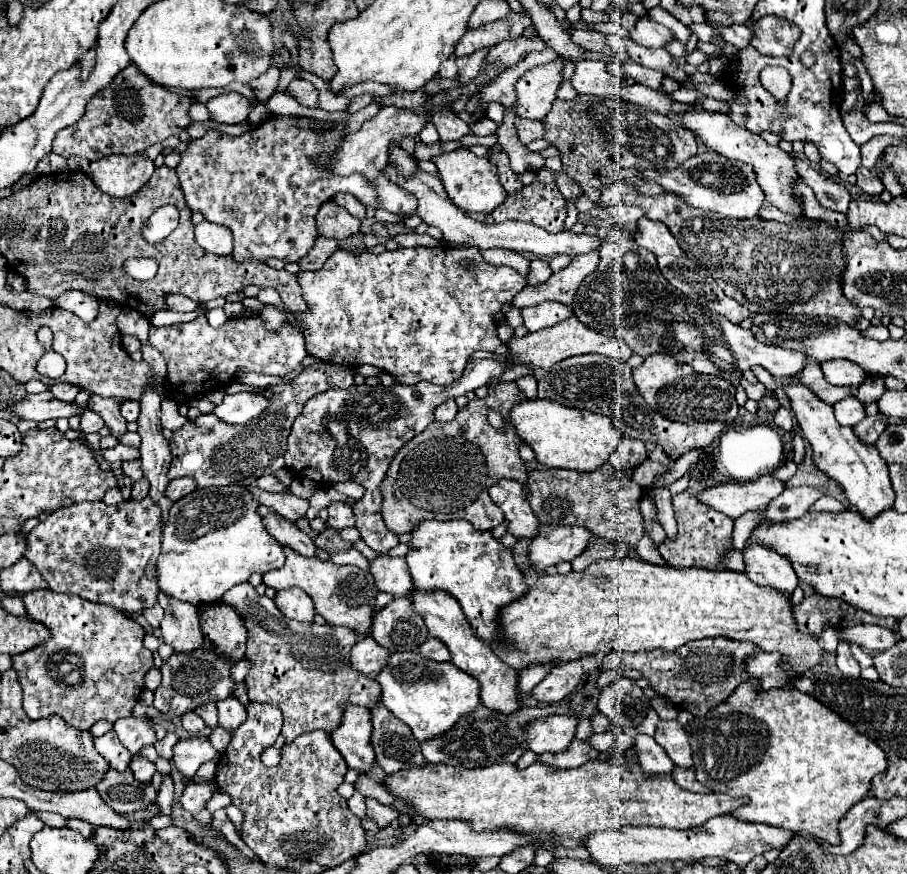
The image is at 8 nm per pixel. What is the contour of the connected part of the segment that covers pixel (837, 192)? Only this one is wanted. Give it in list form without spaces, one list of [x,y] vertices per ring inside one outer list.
[[[796,158],[796,170],[800,172],[802,180],[814,190],[818,202],[824,208],[830,208],[830,210],[836,210],[836,212],[842,212],[842,214],[848,212],[850,192],[846,190],[844,184],[838,184],[828,174],[824,176],[824,172],[818,166],[804,162],[804,160],[798,160],[798,158]]]

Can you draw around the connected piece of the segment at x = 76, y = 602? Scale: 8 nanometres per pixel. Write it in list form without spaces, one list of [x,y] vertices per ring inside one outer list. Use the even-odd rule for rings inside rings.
[[[48,588],[30,592],[22,596],[26,604],[26,612],[34,622],[42,622],[50,632],[52,638],[38,648],[32,648],[20,656],[14,656],[14,670],[18,674],[18,682],[24,690],[24,710],[30,718],[38,720],[50,714],[58,714],[64,718],[66,724],[78,730],[90,730],[98,720],[116,722],[120,718],[128,718],[132,714],[134,704],[138,702],[140,692],[144,690],[144,676],[154,666],[152,652],[144,648],[142,640],[146,636],[144,628],[128,618],[126,614],[118,612],[116,608],[94,604],[82,600],[80,596],[70,594],[54,594]]]

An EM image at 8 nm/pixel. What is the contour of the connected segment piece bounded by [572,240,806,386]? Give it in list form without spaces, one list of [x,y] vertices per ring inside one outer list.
[[[634,240],[602,244],[600,264],[580,284],[572,300],[572,310],[584,326],[624,340],[640,356],[654,352],[668,354],[678,362],[690,364],[700,374],[722,376],[734,386],[738,386],[738,374],[744,374],[752,366],[762,366],[776,378],[798,376],[804,368],[806,356],[802,352],[756,342],[750,330],[670,290],[670,284],[658,270],[656,256],[640,248]]]

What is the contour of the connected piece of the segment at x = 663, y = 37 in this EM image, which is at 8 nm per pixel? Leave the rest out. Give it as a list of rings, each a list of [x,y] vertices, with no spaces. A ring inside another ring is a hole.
[[[643,16],[636,22],[634,30],[630,30],[630,38],[648,48],[662,48],[672,40],[672,32],[666,26]]]

